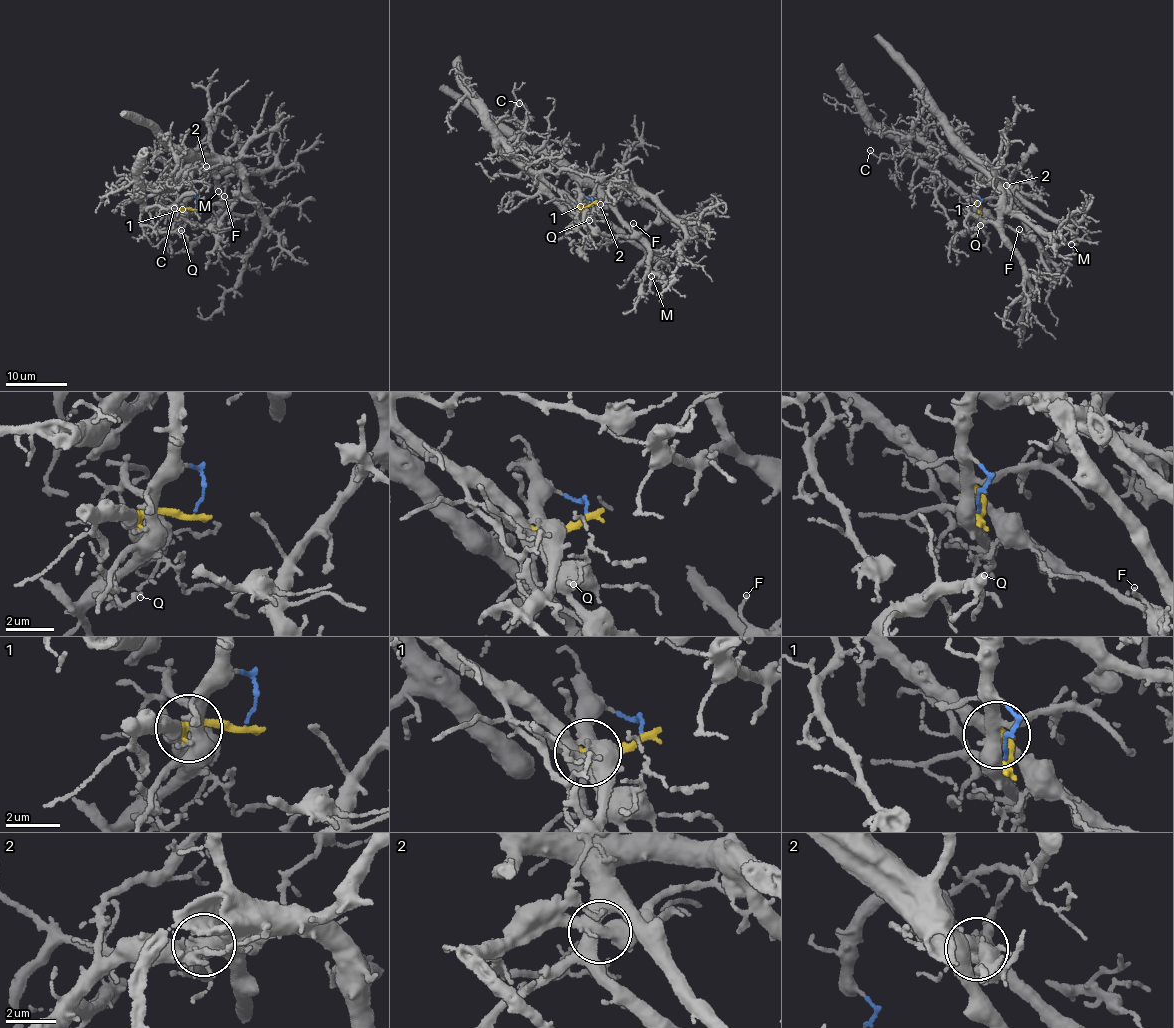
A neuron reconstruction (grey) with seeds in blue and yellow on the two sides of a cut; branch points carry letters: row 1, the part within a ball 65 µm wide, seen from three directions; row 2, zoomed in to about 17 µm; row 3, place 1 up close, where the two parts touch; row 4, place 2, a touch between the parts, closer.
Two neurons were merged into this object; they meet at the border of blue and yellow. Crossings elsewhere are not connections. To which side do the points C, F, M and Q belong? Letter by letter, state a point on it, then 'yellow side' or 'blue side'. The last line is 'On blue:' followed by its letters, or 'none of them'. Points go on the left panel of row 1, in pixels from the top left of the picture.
C: (174, 208) | yellow side
F: (224, 196) | yellow side
M: (218, 191) | blue side
Q: (181, 230) | yellow side
On blue: M

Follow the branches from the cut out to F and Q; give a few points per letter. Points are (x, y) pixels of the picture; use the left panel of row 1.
F: (194, 209), (184, 208), (179, 214), (189, 215), (217, 203), (224, 196)
Q: (194, 209), (180, 210), (186, 220), (181, 230)

